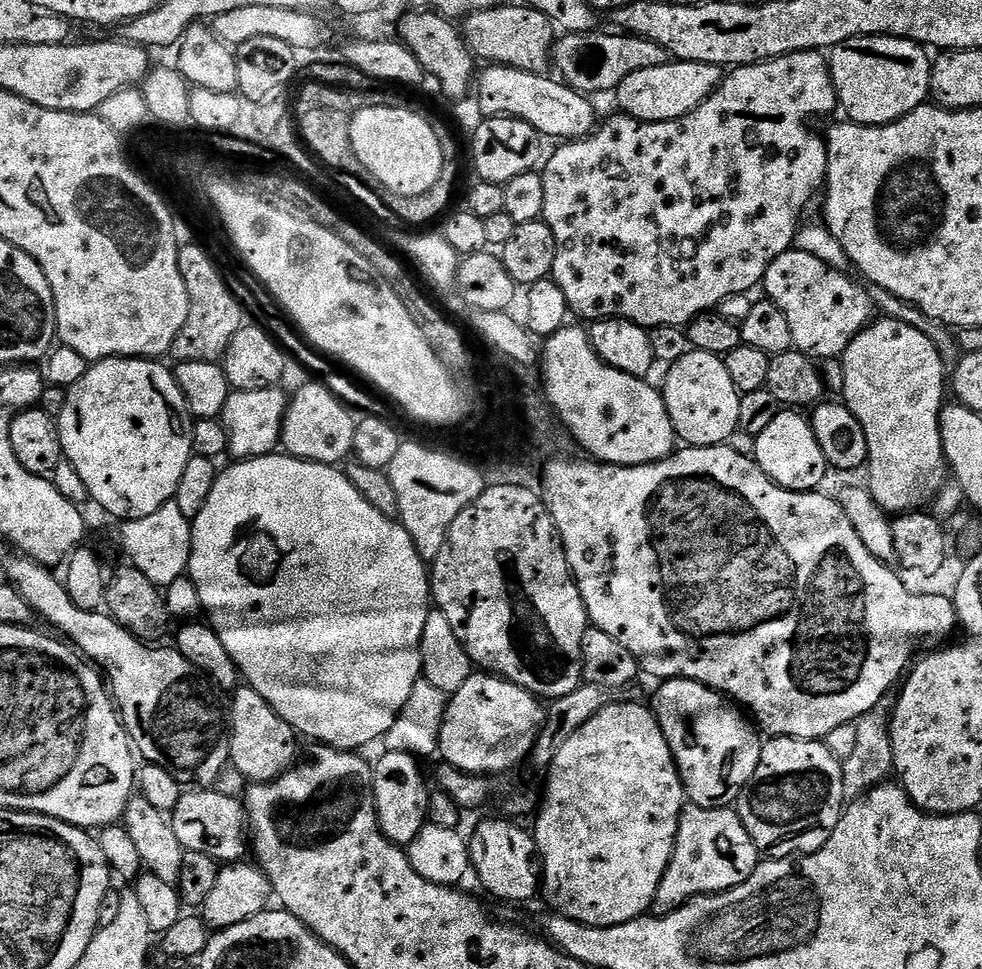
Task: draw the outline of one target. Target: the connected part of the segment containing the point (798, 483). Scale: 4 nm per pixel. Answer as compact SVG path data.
M782 410L762 434L754 438L756 465L770 477L775 484L791 492L811 492L821 487L824 475L830 472L826 458L822 454L822 446L818 446L818 438L814 438L812 421L803 411Z

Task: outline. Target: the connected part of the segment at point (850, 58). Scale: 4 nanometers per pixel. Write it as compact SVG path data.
M859 36L842 42L830 52L839 107L853 124L892 124L901 120L929 99L932 62L925 45L897 36Z

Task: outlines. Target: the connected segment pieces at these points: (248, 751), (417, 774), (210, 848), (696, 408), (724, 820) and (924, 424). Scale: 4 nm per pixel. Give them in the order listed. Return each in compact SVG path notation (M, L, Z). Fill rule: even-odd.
M240 686L231 693L230 700L230 764L238 769L248 782L277 780L297 763L297 733L258 694L258 690Z
M401 752L383 753L384 757L374 764L374 798L376 813L382 834L390 842L407 846L418 838L428 818L428 798L430 787L424 781L421 761L410 754Z
M188 790L170 813L174 834L185 852L197 852L217 862L236 862L246 852L246 813L239 799L226 797L215 790Z
M692 351L678 362L674 362L667 369L668 377L664 380L662 395L664 405L672 419L672 425L677 437L685 445L694 448L712 448L716 444L728 444L732 435L737 435L740 423L738 422L738 406L741 392L734 386L730 373L726 371L723 359L714 354Z
M685 807L680 813L676 845L651 911L655 915L665 916L699 896L713 896L734 886L742 886L742 882L754 874L761 859L761 853L756 851L750 834L746 834L746 826L742 826L739 811L731 807Z
M884 316L871 321L855 336L840 363L844 374L843 403L858 418L866 433L866 473L870 478L868 489L871 496L889 514L903 514L927 507L948 478L940 428L944 388L946 392L946 362L938 354L937 347L920 330Z

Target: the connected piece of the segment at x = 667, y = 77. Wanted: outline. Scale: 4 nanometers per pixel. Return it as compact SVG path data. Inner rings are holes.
M673 59L662 66L650 66L650 70L634 70L634 74L626 74L615 90L614 99L620 103L619 111L623 115L632 116L641 124L670 122L702 106L702 102L714 94L721 79L721 65Z

